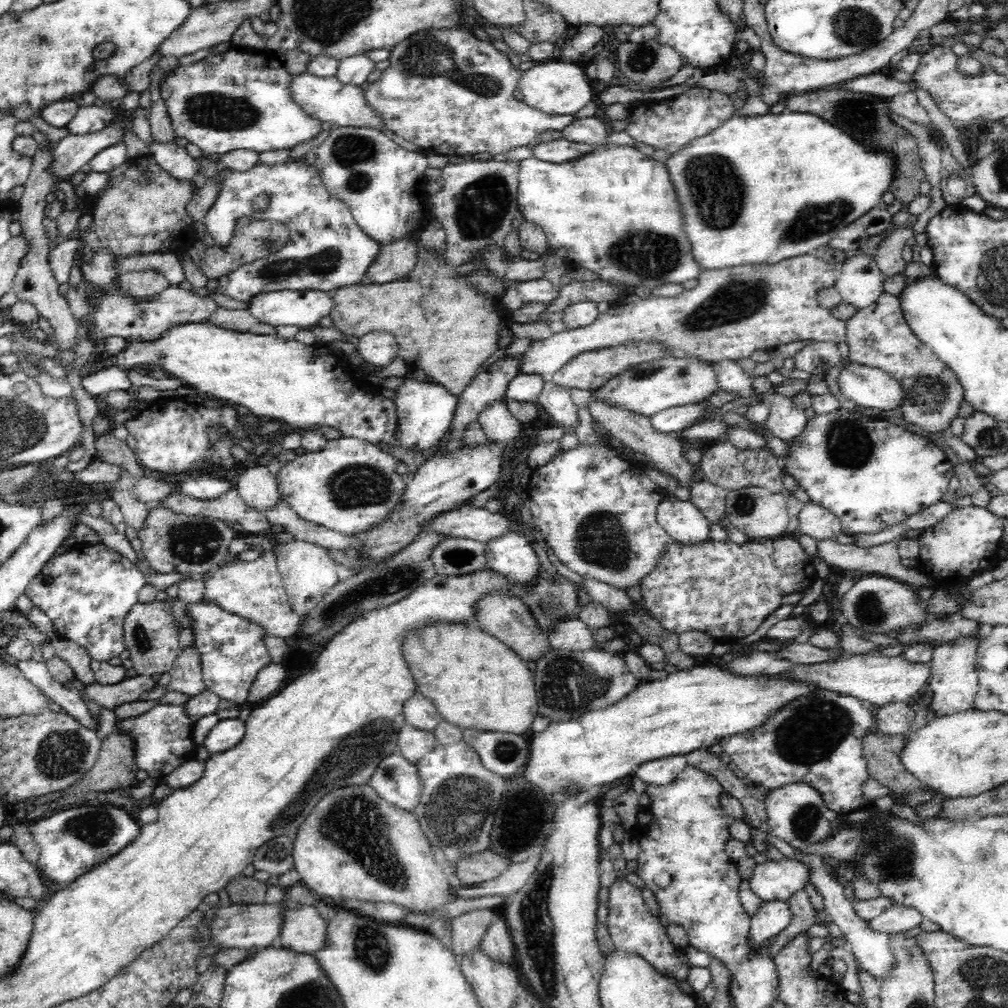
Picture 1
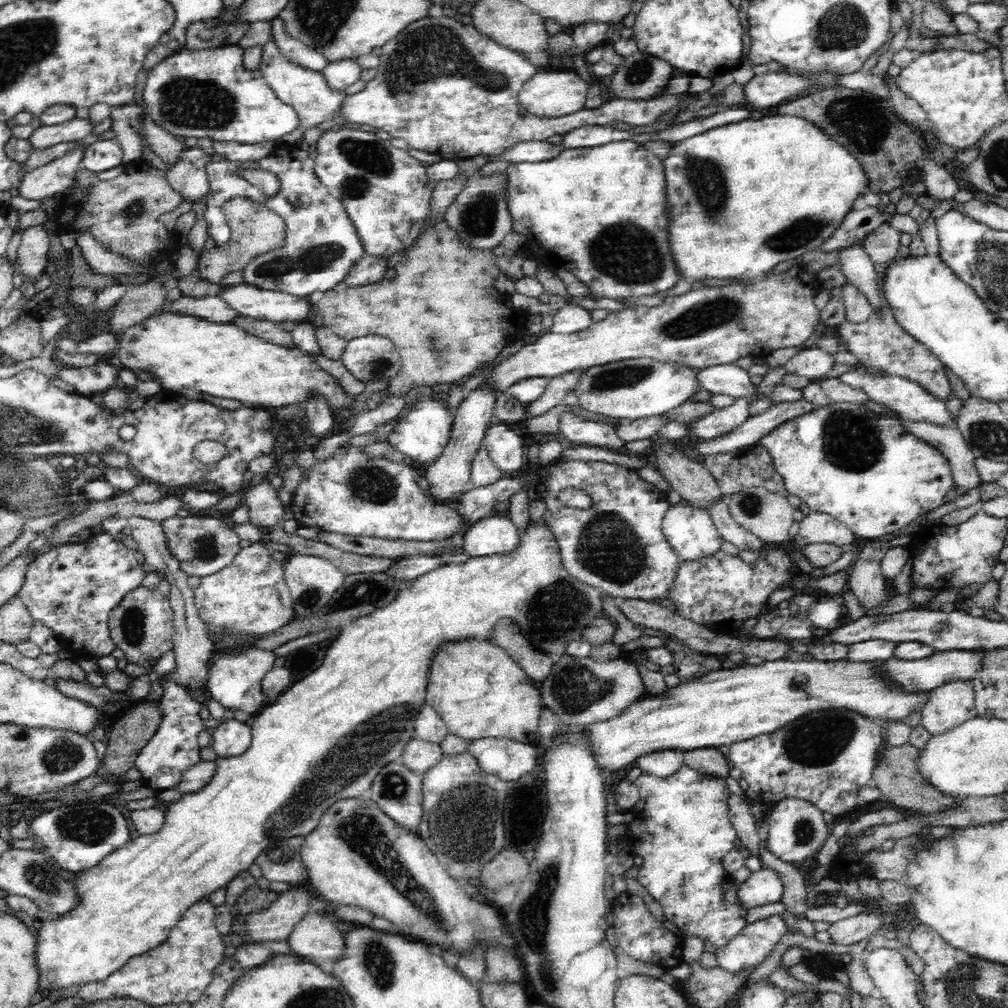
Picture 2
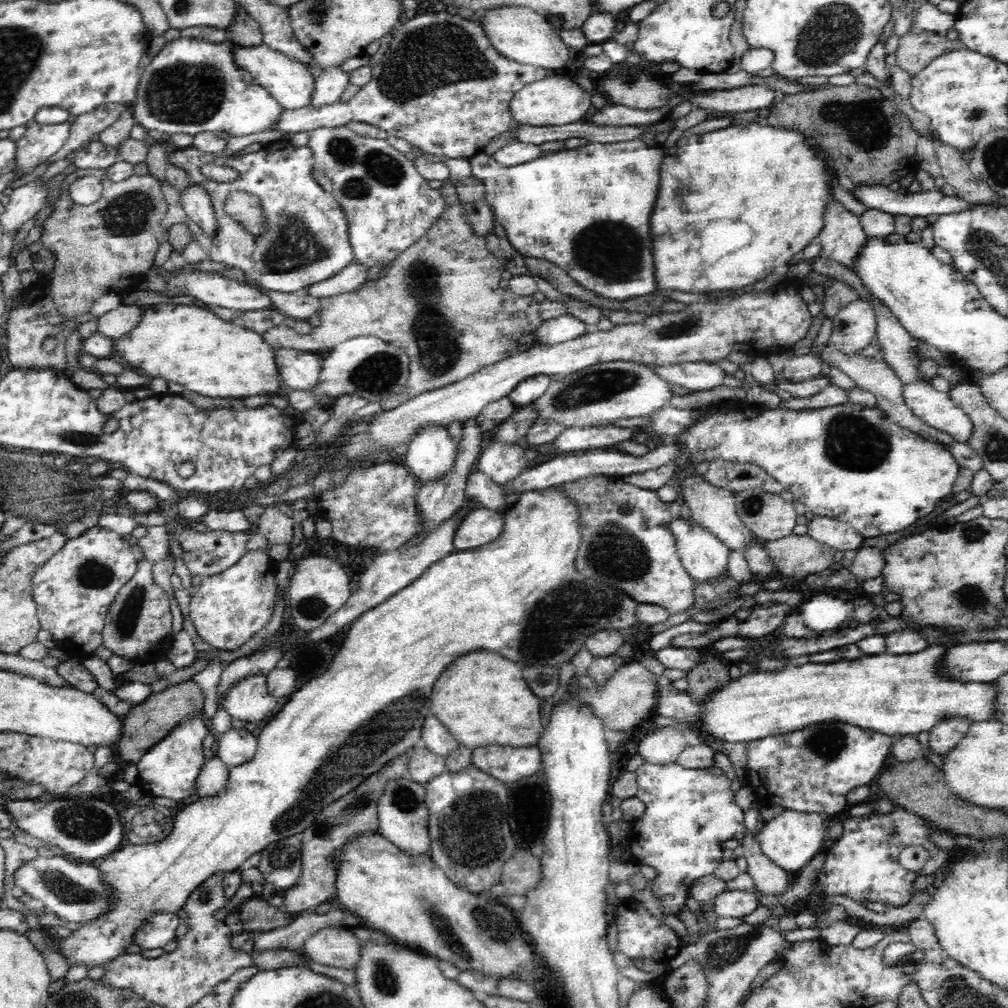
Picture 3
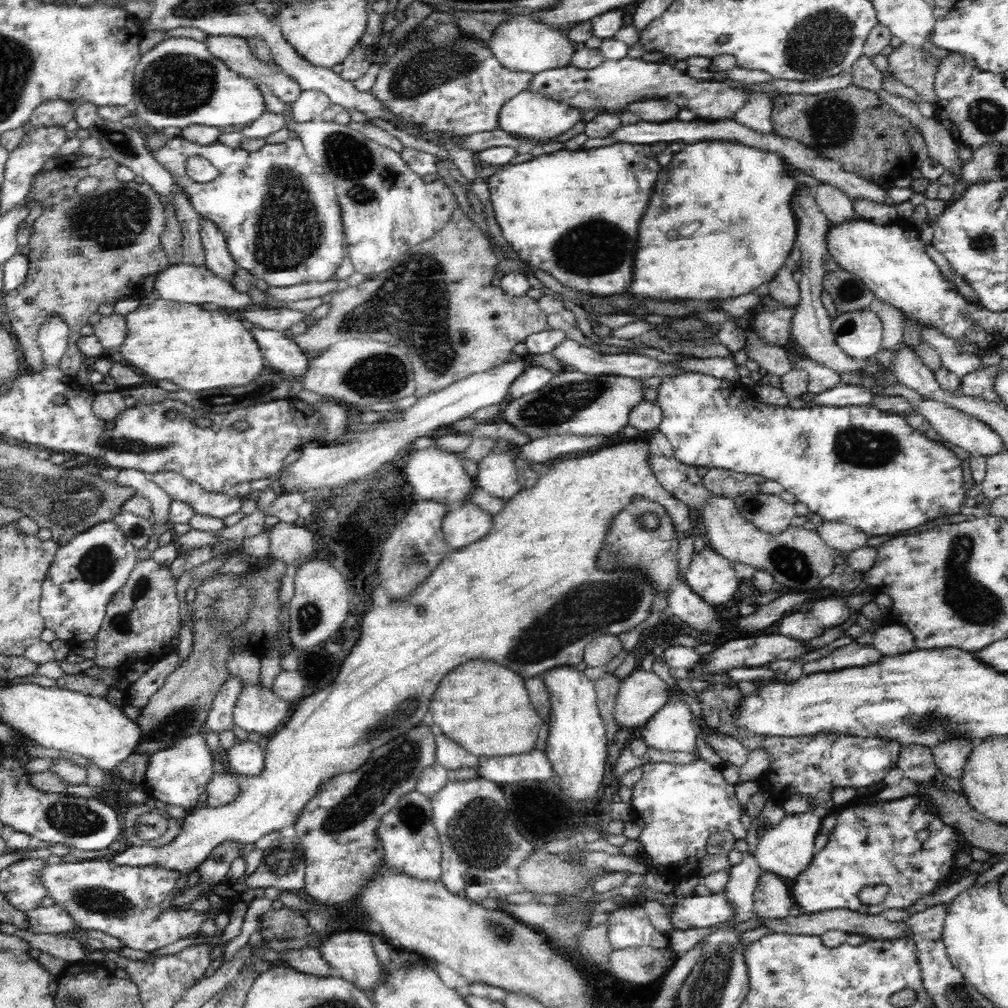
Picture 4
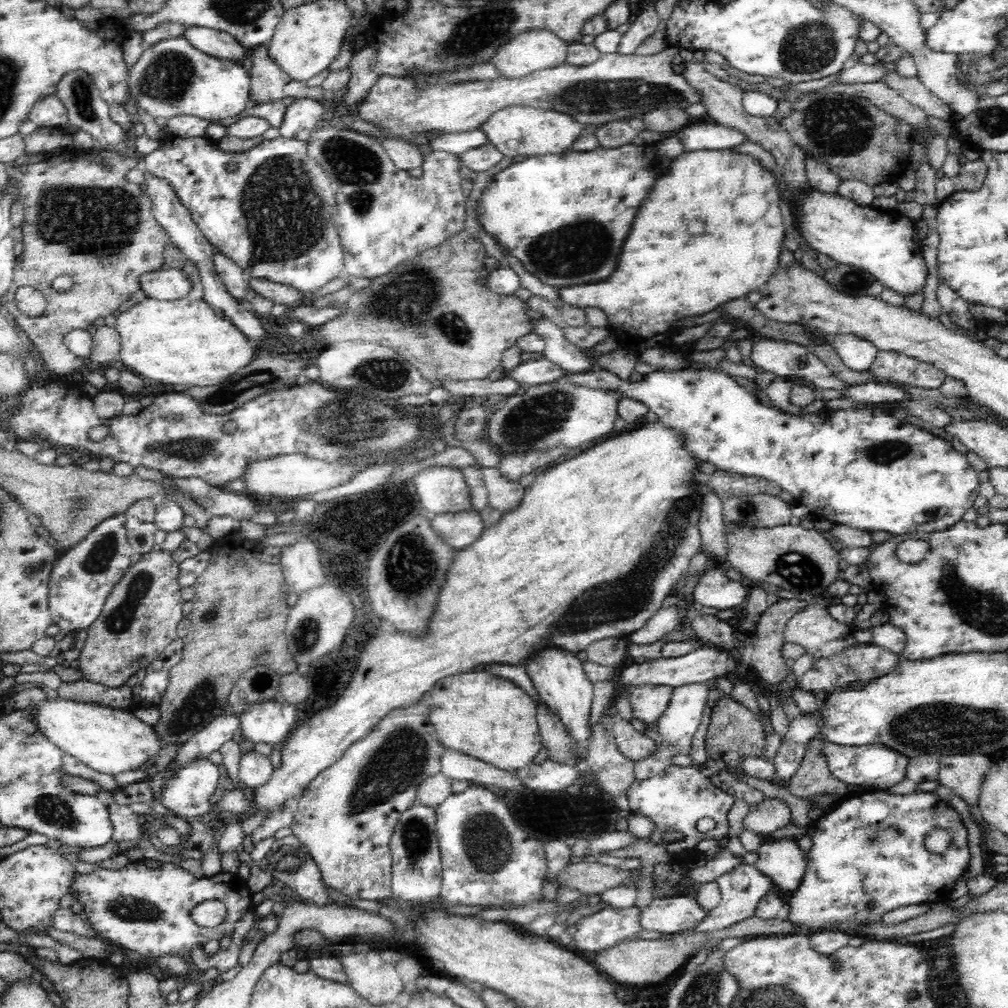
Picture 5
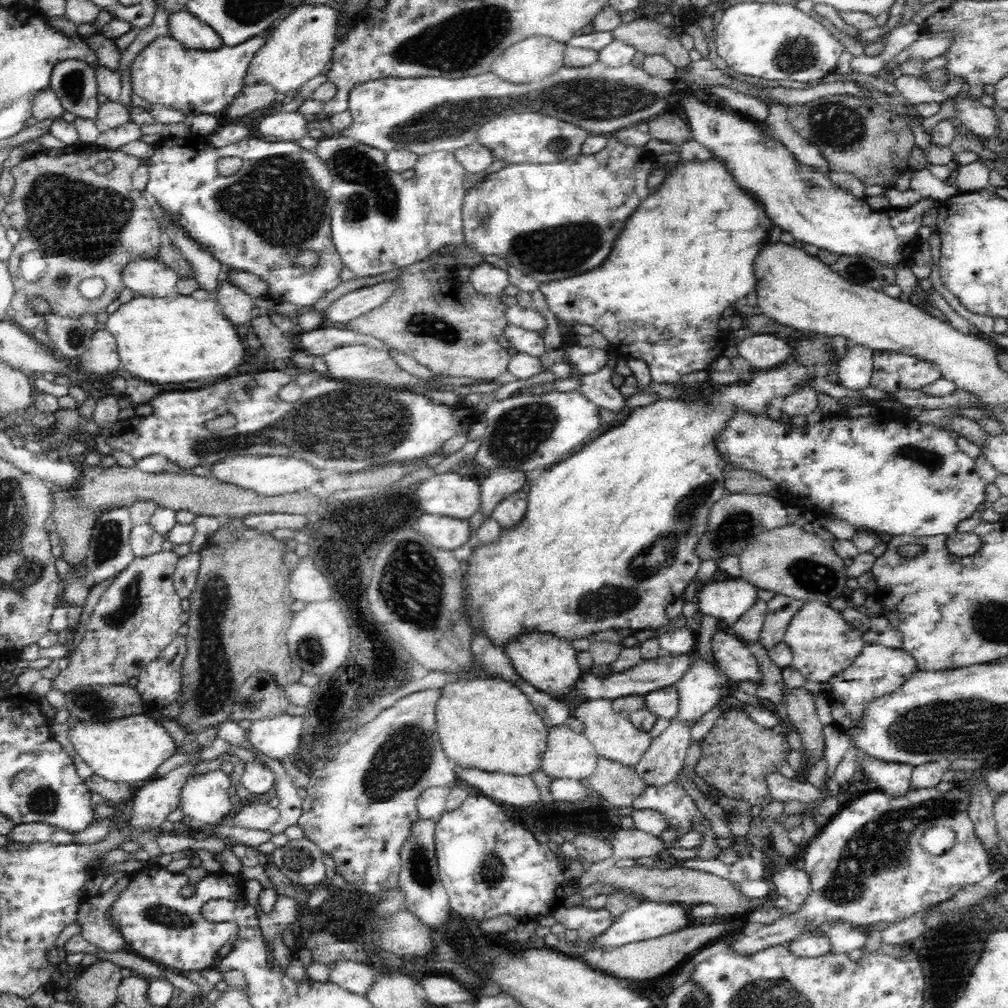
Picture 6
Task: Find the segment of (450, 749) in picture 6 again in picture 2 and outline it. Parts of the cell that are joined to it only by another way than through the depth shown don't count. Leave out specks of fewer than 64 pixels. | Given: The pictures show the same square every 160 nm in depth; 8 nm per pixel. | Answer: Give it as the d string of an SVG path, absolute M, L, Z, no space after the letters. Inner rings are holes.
M476 638L450 641L434 656L426 702L442 716L447 731L464 740L510 738L538 744L538 719L545 708L535 683L502 648L490 642Z

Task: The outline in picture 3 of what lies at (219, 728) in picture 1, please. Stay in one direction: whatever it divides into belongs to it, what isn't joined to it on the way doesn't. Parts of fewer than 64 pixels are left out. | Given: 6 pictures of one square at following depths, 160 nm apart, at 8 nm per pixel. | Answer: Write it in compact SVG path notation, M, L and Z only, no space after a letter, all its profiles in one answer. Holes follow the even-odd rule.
M230 728L228 732L216 736L215 756L226 766L232 768L246 764L254 756L257 748L257 738L250 731Z

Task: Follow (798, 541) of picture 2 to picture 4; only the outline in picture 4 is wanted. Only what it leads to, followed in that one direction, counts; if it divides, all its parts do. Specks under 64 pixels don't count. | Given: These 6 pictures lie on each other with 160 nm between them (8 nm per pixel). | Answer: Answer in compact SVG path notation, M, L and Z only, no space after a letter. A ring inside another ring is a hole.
M822 521L816 531L830 548L837 552L852 552L868 544L869 536L849 524L834 521Z

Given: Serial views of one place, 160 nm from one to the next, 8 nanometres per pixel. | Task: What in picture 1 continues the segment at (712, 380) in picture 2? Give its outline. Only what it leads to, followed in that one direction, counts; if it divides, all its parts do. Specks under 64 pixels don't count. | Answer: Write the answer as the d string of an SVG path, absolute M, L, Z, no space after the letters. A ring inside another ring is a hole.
M722 360L714 363L718 389L735 394L739 398L750 398L755 395L752 387L752 376L740 368L736 361ZM778 392L758 394L760 403L770 405L766 429L776 438L786 441L798 440L808 424L805 412L793 404L790 397Z

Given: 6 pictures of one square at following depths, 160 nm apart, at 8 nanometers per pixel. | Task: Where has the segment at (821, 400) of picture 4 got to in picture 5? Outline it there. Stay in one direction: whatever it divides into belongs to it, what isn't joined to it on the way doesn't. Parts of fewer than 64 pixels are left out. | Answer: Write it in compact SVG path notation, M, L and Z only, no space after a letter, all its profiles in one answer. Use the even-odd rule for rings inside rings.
M875 383L848 386L843 397L856 403L892 403L895 401L912 401L912 396L903 388L889 383Z

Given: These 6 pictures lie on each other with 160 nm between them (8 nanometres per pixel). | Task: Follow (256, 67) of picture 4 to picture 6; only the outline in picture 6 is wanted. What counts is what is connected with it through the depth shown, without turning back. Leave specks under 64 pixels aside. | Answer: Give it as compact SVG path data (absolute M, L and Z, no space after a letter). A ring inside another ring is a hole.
M184 9L170 14L168 27L169 36L177 38L186 48L213 51L224 46L214 29Z

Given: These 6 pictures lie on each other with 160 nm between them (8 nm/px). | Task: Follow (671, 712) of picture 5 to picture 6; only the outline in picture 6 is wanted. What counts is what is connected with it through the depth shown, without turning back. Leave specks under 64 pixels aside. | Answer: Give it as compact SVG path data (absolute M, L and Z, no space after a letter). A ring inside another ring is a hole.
M697 649L692 653L696 655L693 656L687 673L674 684L678 691L679 704L678 711L672 718L688 721L690 725L720 703L723 698L722 688L727 682L721 671L702 654L697 653Z

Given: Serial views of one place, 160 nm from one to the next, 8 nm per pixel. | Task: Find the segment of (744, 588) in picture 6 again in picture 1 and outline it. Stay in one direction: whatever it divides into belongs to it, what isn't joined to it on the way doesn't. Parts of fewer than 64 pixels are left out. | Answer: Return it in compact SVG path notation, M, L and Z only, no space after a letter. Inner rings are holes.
M666 495L656 509L659 525L678 544L698 544L710 539L711 522L691 500L678 500L674 495Z

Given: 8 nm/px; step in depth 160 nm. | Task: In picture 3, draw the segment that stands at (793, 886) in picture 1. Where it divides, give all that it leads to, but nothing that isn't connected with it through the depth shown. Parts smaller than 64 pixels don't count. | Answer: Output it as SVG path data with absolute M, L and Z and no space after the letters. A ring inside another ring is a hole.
M756 888L751 891L726 890L712 900L712 912L718 918L739 918L751 914L758 908L762 898Z

